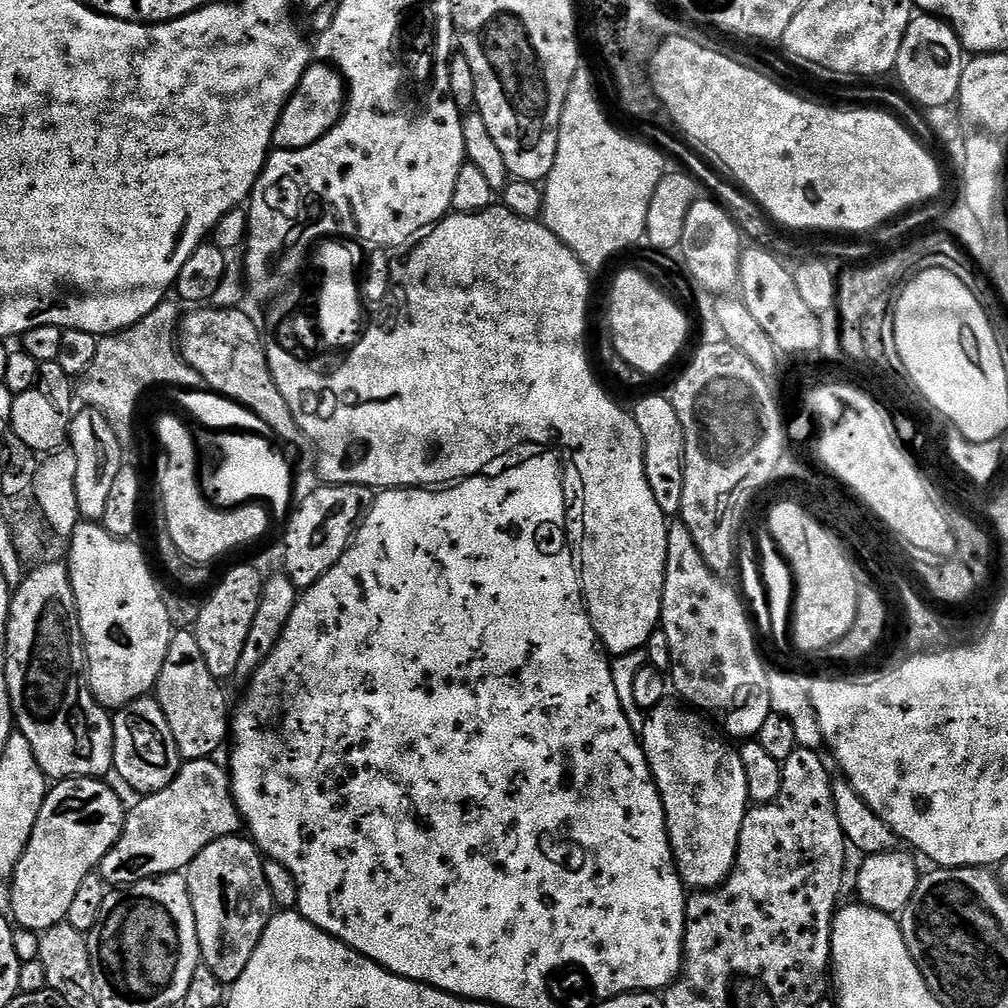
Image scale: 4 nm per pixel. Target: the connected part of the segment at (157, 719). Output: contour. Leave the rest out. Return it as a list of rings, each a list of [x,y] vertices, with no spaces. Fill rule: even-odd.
[[[151,695],[140,696],[134,702],[115,709],[112,729],[112,762],[115,775],[120,775],[137,794],[160,791],[175,778],[182,761],[176,752],[176,743],[170,734],[166,714],[162,714],[162,706],[155,698]]]

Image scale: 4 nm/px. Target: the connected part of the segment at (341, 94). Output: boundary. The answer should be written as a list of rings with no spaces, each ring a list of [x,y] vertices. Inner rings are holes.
[[[323,62],[310,64],[275,124],[273,147],[277,151],[293,152],[320,141],[343,116],[346,101],[347,87],[340,73]]]

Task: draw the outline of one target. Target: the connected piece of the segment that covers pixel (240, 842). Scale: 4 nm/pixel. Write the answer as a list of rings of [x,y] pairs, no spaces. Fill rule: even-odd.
[[[239,834],[210,842],[186,869],[200,959],[225,986],[232,985],[246,970],[246,962],[250,962],[274,915],[270,886],[264,877],[265,857],[251,839],[243,838]]]

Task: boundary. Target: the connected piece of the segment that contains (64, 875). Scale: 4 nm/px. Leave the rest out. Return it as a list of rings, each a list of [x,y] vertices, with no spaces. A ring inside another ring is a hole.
[[[75,776],[53,783],[47,789],[25,852],[10,876],[10,916],[19,927],[39,934],[55,924],[65,923],[78,886],[87,875],[99,869],[104,855],[118,842],[126,805],[104,783],[108,782],[91,776]]]

